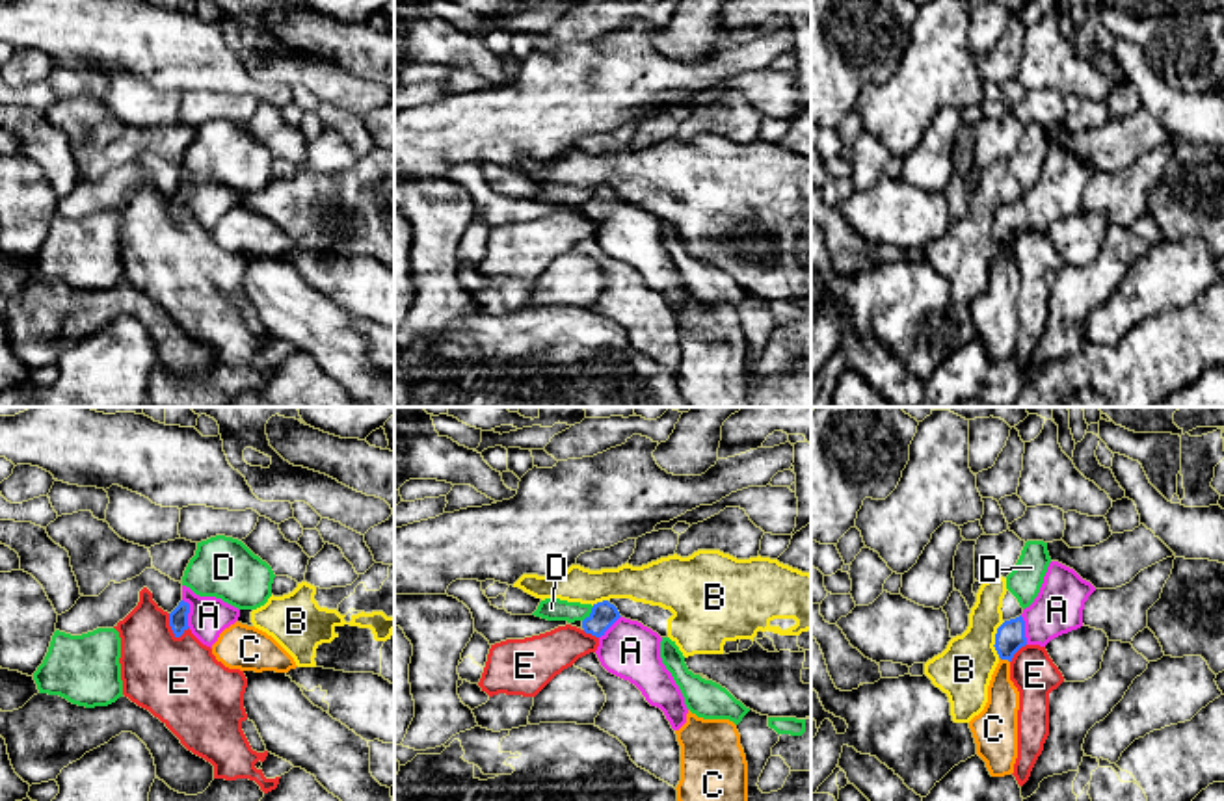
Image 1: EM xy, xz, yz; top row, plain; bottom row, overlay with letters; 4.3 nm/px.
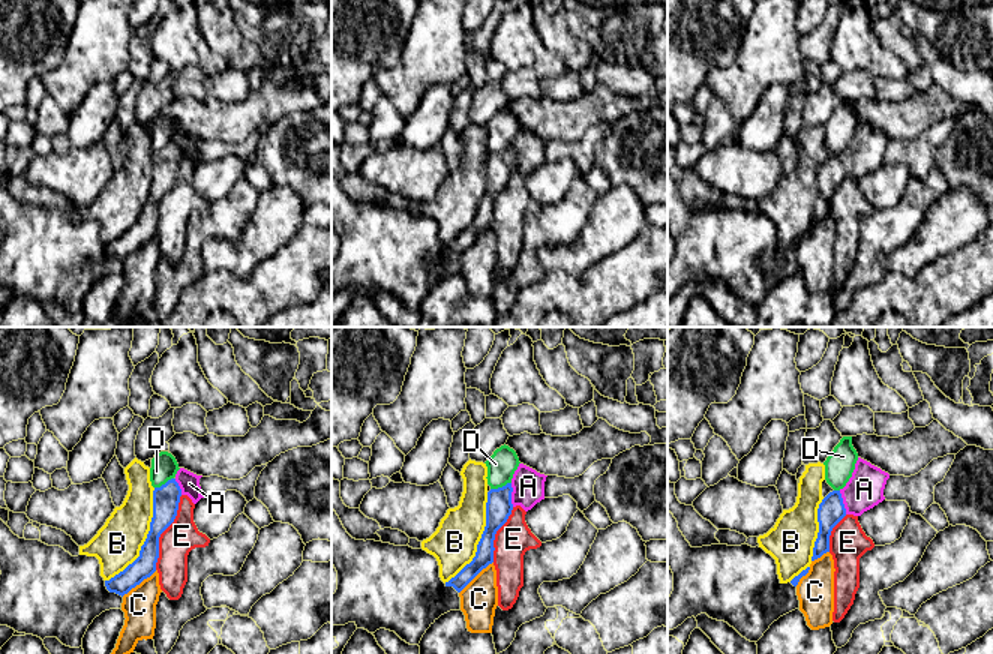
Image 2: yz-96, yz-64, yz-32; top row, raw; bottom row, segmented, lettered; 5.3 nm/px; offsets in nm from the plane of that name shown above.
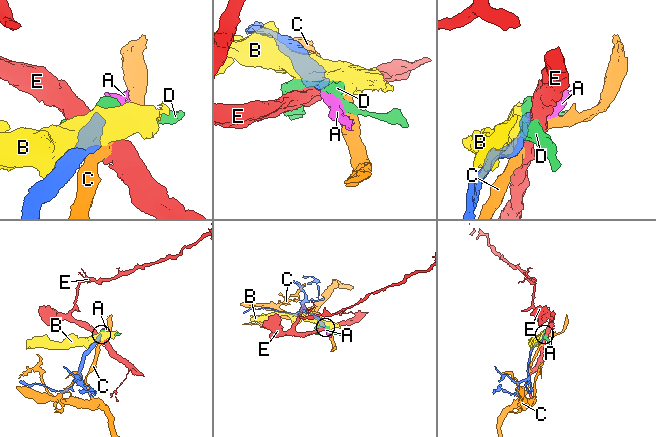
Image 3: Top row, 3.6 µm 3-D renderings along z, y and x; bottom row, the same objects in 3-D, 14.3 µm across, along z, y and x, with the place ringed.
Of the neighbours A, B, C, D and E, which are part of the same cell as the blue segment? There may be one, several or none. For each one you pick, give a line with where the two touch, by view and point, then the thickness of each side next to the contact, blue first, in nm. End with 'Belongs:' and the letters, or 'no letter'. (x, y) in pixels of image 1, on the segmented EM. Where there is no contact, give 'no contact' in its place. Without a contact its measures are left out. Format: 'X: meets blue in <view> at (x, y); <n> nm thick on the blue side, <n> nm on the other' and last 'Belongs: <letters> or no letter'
A: meets blue in xy at (188, 612); 80 nm thick on the blue side, 170 nm on the other
Belongs: A

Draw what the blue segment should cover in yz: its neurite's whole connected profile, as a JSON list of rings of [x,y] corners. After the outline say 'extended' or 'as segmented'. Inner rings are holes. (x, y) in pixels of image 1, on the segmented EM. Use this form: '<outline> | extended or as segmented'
[[[1051,561],[1034,602],[997,628],[993,647],[999,658],[1012,662],[1025,645],[1045,647],[1051,639],[1081,628],[1084,602],[1094,591],[1073,569]]] | extended

